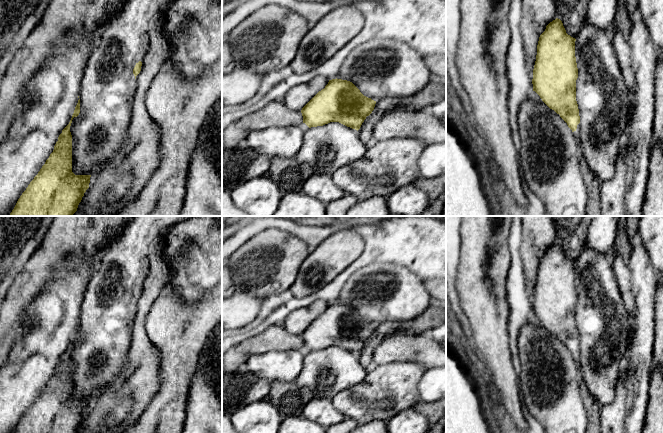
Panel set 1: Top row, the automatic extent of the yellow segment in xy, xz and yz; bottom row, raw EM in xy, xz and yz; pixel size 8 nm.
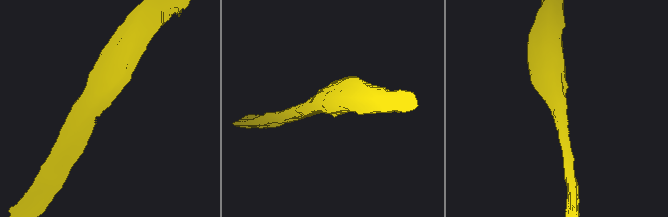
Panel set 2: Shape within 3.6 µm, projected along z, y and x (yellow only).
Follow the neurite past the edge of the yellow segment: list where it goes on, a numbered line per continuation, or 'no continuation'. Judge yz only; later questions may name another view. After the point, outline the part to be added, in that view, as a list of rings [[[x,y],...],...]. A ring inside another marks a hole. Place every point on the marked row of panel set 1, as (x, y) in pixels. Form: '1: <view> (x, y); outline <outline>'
1: yz (576, 133); outline [[[577,125],[577,129],[573,132],[577,142],[580,144],[580,125]]]

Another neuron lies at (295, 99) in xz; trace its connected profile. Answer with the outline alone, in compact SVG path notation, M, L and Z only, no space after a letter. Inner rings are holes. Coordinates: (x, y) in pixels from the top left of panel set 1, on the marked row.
M316 76L309 82L302 83L289 90L283 99L283 103L291 110L301 111L319 91L325 88L328 82L329 79L325 76Z

